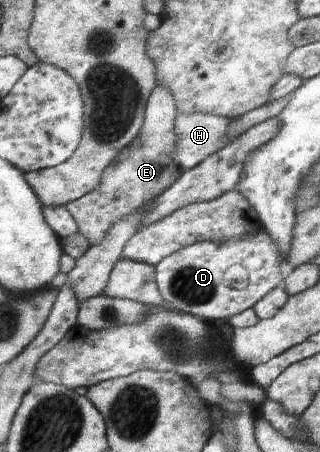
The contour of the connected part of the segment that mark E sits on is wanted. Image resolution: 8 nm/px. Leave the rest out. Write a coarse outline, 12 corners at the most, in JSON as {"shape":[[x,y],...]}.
{"shape":[[157,83],[139,134],[96,190],[66,204],[91,247],[183,174],[173,97]]}

